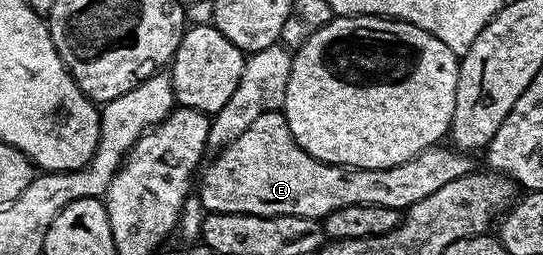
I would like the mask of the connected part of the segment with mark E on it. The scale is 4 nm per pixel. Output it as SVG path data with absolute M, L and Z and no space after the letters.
M282 112L257 115L253 123L244 133L237 135L233 143L218 150L211 162L206 162L197 181L197 196L207 213L236 213L237 215L261 215L262 217L313 217L322 219L333 211L341 211L345 207L372 205L373 207L393 207L406 211L413 203L421 203L433 191L445 187L445 183L453 183L453 179L461 179L472 172L473 165L466 152L440 143L421 151L413 159L405 163L397 163L397 167L384 169L350 169L348 165L330 165L321 159L313 159L309 151L305 151L293 139L293 131L289 131L289 123Z

